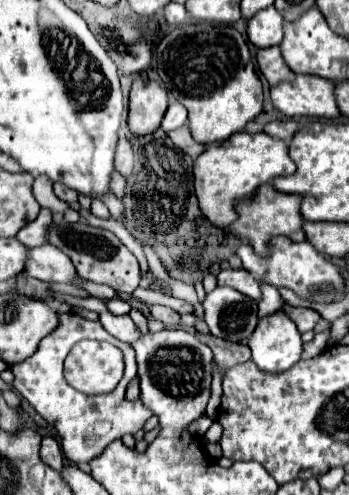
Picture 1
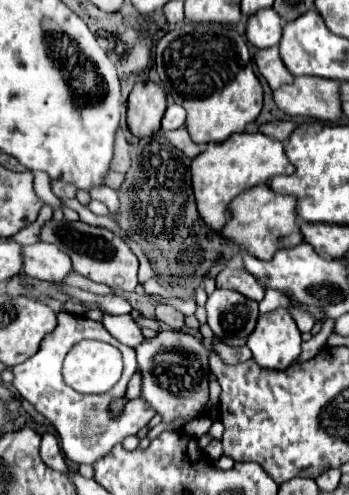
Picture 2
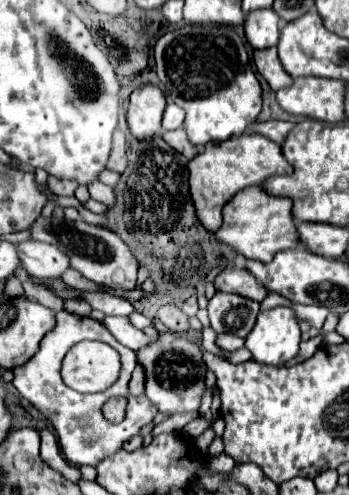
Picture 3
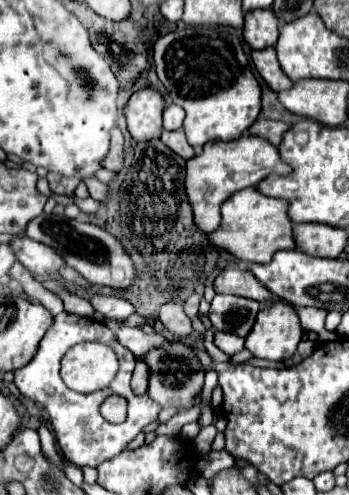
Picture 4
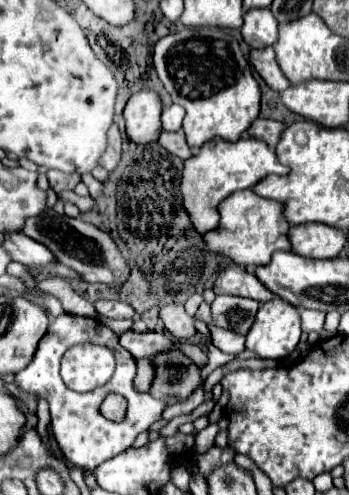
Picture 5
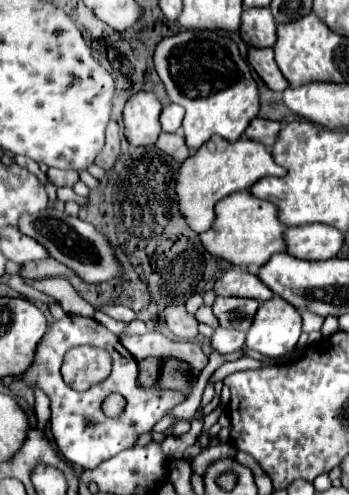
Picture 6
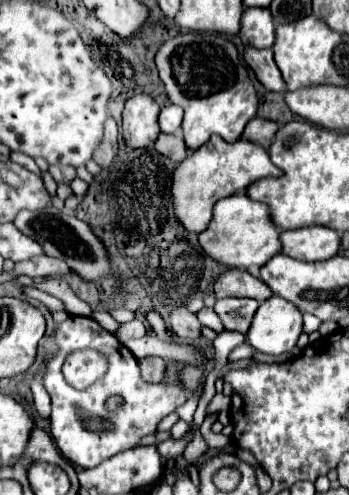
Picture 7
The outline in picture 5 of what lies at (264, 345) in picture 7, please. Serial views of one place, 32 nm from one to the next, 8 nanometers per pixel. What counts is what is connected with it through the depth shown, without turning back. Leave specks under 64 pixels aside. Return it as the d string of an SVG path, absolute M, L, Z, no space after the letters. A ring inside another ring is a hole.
M278 296L264 302L246 334L246 348L262 358L280 360L294 352L300 340L298 310Z

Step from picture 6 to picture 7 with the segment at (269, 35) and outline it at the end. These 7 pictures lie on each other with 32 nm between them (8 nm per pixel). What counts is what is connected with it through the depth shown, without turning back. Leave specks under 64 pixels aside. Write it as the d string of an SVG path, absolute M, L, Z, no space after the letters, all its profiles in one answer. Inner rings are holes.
M246 8L238 36L244 46L270 48L274 44L274 20L268 8Z

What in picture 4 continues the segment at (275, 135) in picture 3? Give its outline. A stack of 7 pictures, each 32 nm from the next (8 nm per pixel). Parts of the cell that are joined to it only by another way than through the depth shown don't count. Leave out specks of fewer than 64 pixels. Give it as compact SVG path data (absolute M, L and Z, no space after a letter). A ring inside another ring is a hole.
M256 120L252 126L250 126L250 134L254 136L260 136L260 138L268 138L268 142L272 146L280 144L284 132L290 128L290 124L286 122L278 122L278 120Z

